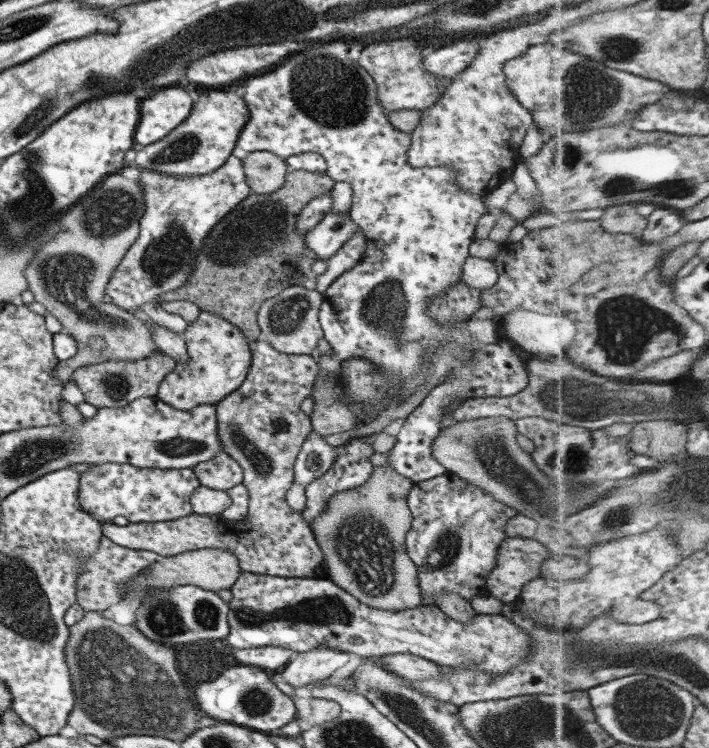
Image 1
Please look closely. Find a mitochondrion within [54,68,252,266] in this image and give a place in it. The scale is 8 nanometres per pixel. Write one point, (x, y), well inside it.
(108, 212)

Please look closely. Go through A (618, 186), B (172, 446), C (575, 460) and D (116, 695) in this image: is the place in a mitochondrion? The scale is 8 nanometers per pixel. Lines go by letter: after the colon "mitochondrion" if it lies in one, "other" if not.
A: mitochondrion
B: mitochondrion
C: mitochondrion
D: mitochondrion

